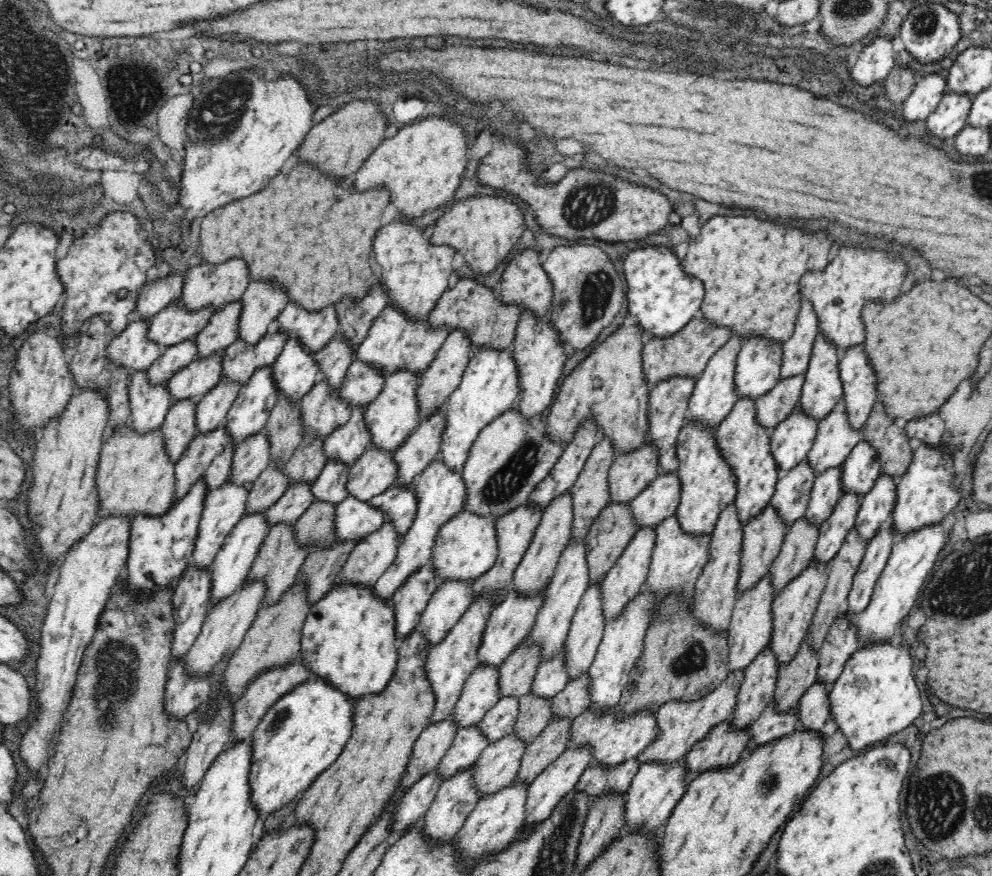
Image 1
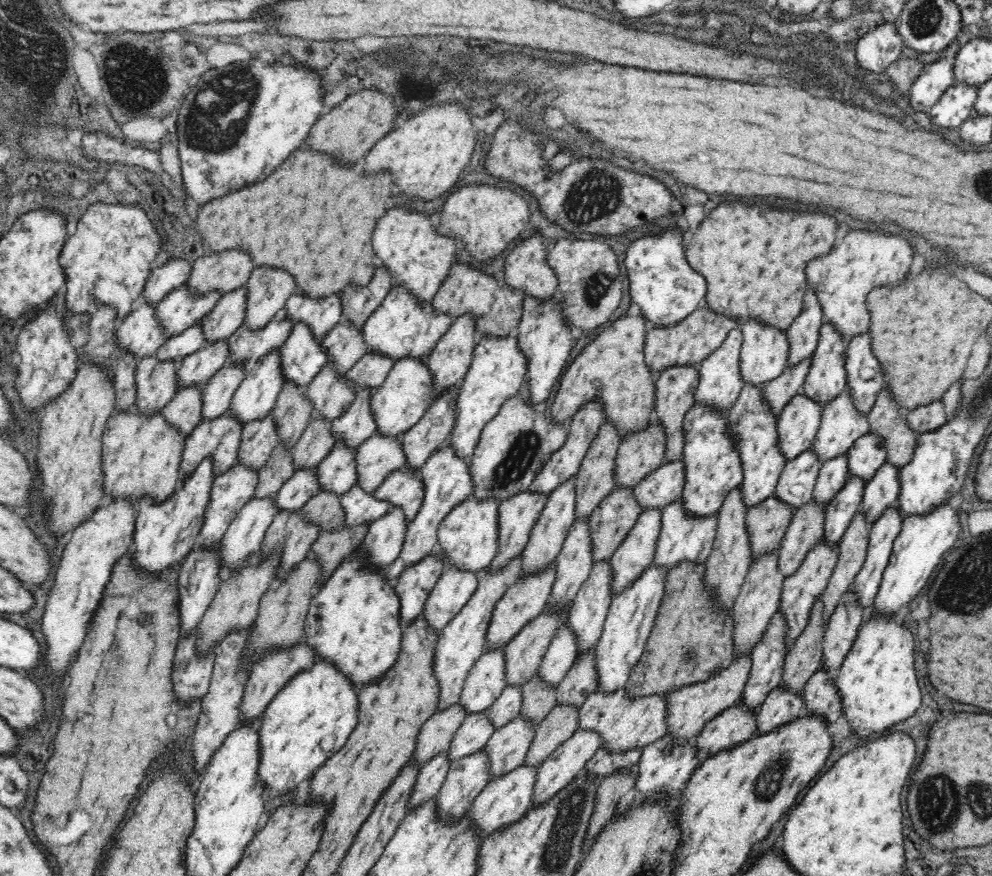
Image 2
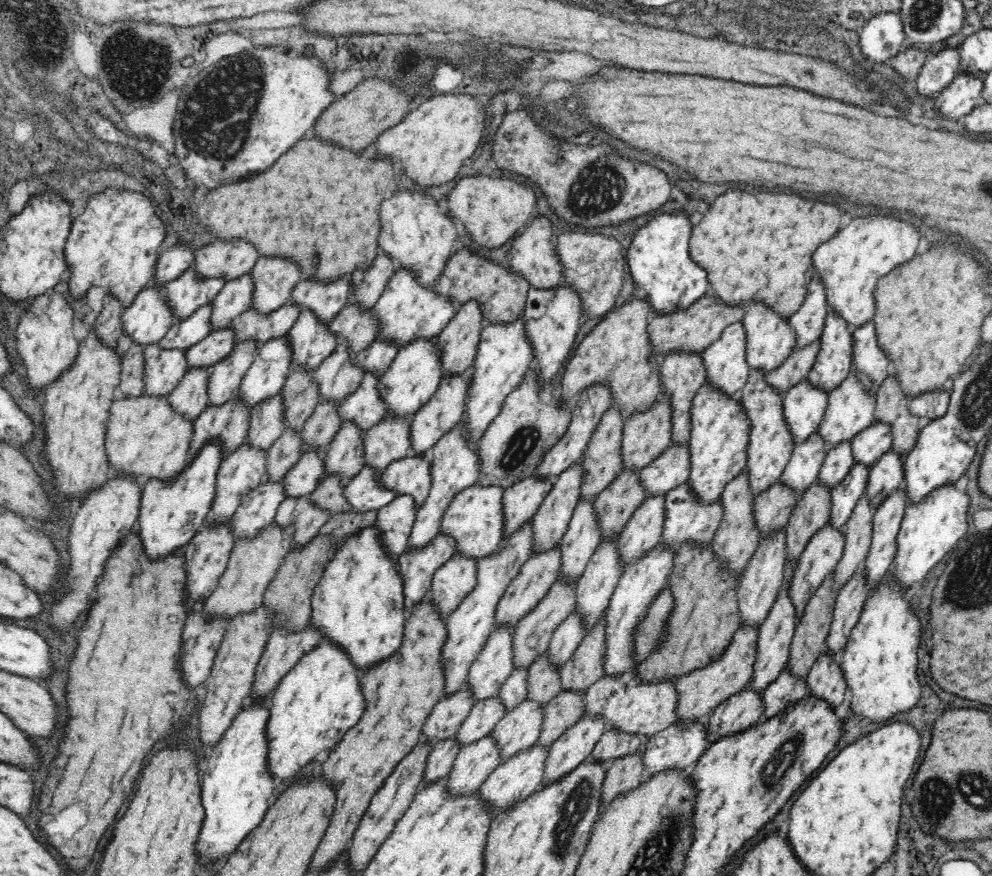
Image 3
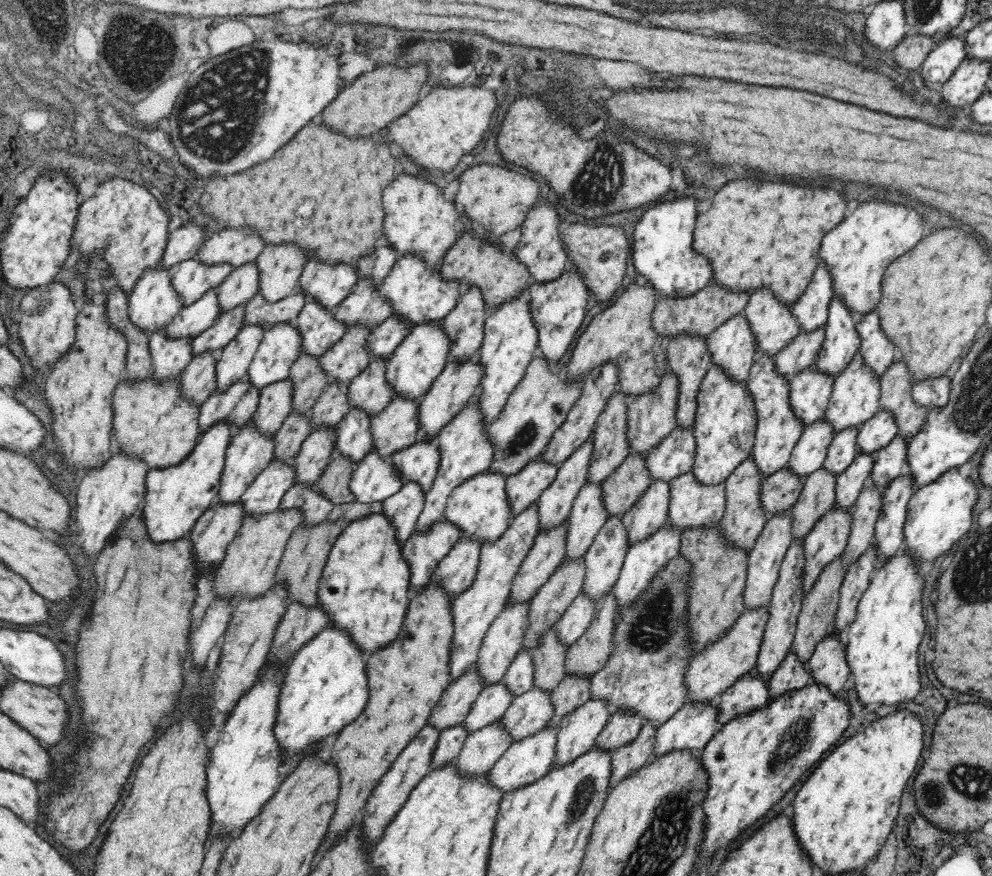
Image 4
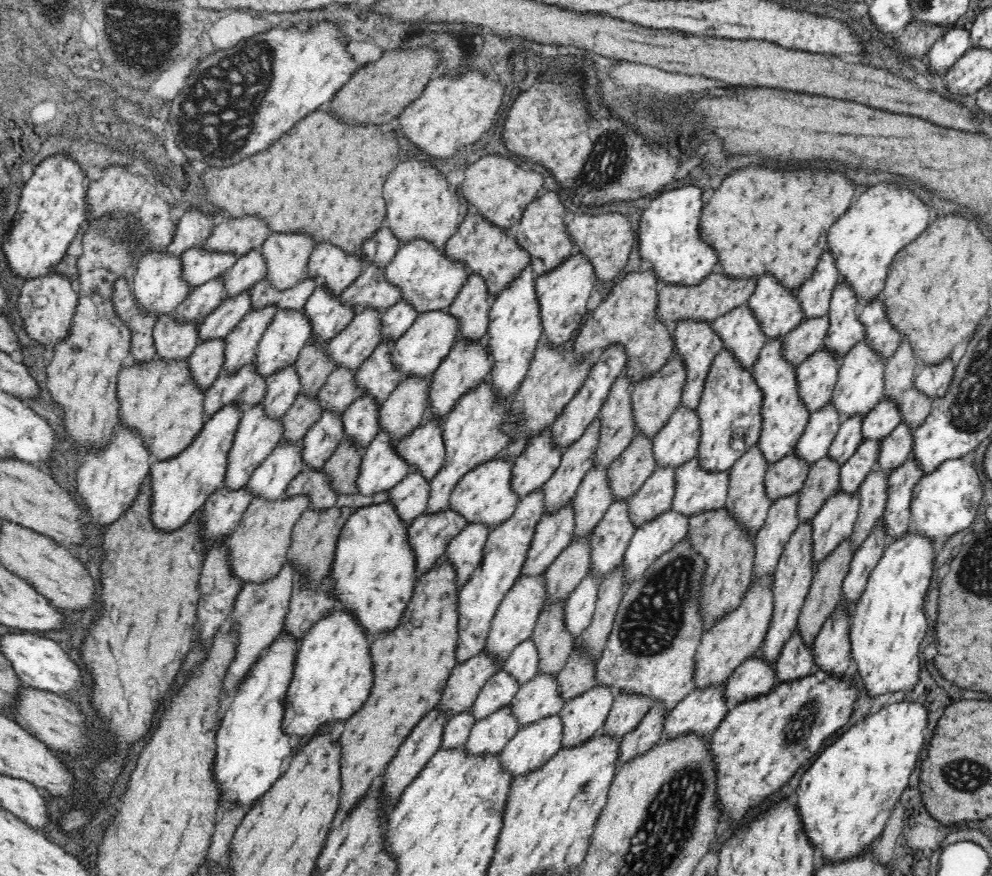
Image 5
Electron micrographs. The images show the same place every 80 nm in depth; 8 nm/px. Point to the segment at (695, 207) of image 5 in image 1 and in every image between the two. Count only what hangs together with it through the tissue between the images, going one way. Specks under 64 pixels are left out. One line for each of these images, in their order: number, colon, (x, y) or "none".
1: (663, 299)
2: (666, 289)
3: (664, 275)
4: (662, 253)

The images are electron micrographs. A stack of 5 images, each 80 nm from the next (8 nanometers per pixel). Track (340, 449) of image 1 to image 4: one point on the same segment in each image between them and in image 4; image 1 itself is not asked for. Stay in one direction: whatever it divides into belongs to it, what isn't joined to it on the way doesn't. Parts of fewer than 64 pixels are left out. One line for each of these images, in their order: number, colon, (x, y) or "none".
2: (356, 425)
3: (363, 407)
4: (368, 392)

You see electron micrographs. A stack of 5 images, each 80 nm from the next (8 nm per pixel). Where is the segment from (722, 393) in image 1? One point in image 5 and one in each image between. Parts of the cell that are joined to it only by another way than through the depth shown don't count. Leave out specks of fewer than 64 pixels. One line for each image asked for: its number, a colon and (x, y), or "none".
2: (720, 383)
3: (726, 371)
4: (731, 346)
5: (741, 335)

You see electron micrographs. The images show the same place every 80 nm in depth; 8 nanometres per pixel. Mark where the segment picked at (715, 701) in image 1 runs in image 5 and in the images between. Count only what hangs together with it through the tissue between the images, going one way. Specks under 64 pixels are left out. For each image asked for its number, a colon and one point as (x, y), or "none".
2: (688, 709)
3: (699, 693)
4: (716, 670)
5: (738, 636)

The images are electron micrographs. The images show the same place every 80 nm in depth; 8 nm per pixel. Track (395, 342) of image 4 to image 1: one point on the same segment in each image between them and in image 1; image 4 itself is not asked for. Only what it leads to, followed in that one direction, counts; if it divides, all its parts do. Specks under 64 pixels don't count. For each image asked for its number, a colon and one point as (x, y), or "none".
1: (361, 385)
2: (370, 370)
3: (378, 355)

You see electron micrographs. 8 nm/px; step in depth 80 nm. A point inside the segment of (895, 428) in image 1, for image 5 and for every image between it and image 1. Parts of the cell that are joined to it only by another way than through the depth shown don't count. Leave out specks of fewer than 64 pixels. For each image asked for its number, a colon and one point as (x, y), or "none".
2: (885, 419)
3: (892, 408)
4: (895, 387)
5: (899, 372)

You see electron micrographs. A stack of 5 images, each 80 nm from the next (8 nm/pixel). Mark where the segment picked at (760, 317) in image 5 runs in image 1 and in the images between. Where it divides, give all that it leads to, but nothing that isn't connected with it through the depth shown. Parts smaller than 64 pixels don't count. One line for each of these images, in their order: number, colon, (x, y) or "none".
1: (757, 369)
2: (764, 351)
3: (769, 340)
4: (773, 325)

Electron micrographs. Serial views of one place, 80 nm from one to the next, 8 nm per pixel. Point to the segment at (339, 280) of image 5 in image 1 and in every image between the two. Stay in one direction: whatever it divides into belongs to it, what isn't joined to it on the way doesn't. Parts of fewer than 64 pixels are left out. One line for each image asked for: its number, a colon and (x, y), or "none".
1: (313, 330)
2: (320, 316)
3: (324, 300)
4: (328, 284)

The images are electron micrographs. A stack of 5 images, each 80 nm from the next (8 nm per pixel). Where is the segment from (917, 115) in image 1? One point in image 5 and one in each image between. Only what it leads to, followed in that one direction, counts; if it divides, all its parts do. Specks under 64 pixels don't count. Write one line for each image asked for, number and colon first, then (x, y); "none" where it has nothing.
2: (926, 91)
3: (938, 72)
4: (941, 63)
5: (953, 45)

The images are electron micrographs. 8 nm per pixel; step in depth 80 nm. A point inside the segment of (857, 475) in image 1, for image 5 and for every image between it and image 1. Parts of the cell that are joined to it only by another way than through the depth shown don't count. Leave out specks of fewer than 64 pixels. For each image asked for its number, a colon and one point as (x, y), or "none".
2: (867, 455)
3: (868, 446)
4: (876, 433)
5: (881, 421)

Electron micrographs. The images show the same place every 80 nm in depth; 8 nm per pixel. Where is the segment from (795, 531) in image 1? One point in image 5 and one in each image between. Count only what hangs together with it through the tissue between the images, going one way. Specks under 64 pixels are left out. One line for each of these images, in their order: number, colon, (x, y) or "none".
2: (805, 532)
3: (811, 514)
4: (817, 497)
5: (822, 481)

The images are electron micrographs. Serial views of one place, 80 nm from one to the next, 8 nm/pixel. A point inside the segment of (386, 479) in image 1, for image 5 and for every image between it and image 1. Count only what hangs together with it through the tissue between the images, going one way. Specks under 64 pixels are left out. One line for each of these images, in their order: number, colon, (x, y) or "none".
2: (379, 456)
3: (389, 441)
4: (395, 428)
5: (406, 408)

